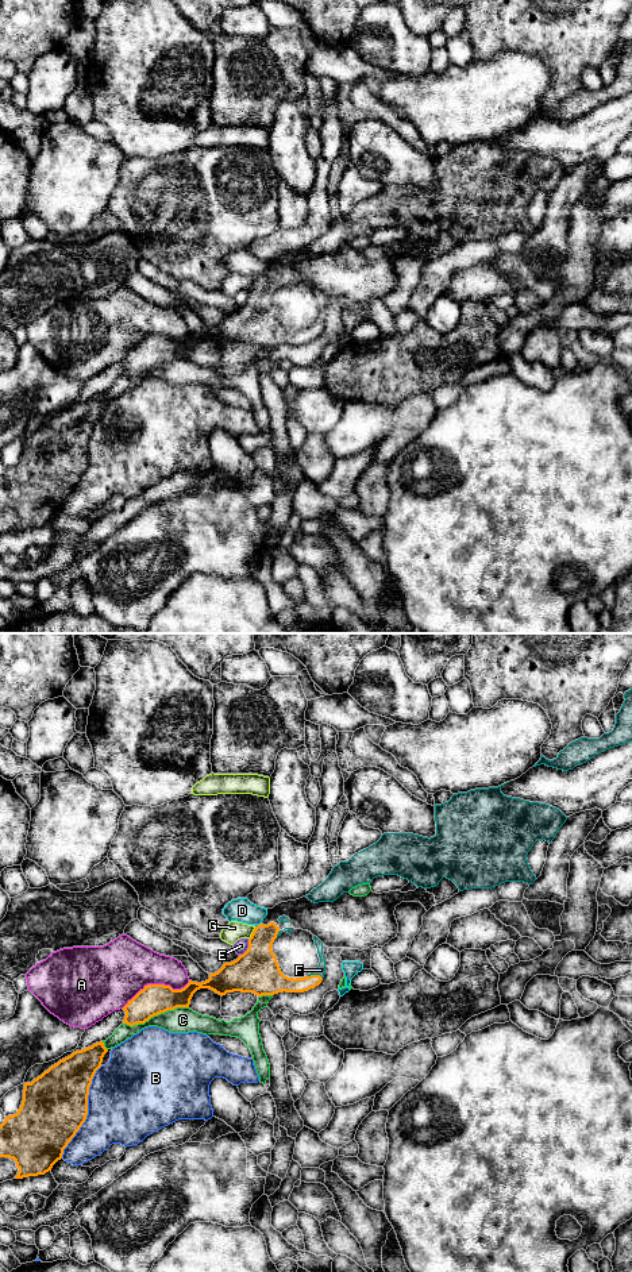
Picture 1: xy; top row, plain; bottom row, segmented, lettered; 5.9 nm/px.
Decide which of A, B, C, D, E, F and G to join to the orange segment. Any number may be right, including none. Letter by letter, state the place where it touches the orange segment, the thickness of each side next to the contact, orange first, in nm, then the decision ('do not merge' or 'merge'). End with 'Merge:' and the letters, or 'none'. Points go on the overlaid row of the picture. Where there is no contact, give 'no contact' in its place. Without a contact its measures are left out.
A: meets orange in xy at (155, 985); 180 nm thick on the orange side, 360 nm on the other; do not merge
B: meets orange in xy at (87, 1111); 400 nm thick on the orange side, 480 nm on the other; do not merge
C: meets orange in xy at (155, 1014); 180 nm thick on the orange side, 160 nm on the other; do not merge
D: meets orange in xy at (259, 924); 240 nm thick on the orange side, 140 nm on the other; do not merge
E: meets orange in xy at (247, 948); 260 nm thick on the orange side, 80 nm on the other; do not merge
F: meets orange in xy at (315, 975); 140 nm thick on the orange side, 60 nm on the other; merge
G: meets orange in xy at (253, 933); 260 nm thick on the orange side, 120 nm on the other; do not merge
Merge: F

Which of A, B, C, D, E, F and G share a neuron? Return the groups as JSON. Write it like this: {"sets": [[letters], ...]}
{"sets": [["A"], ["B"], ["C"], ["D"], ["E"], ["F"], ["G"]]}

